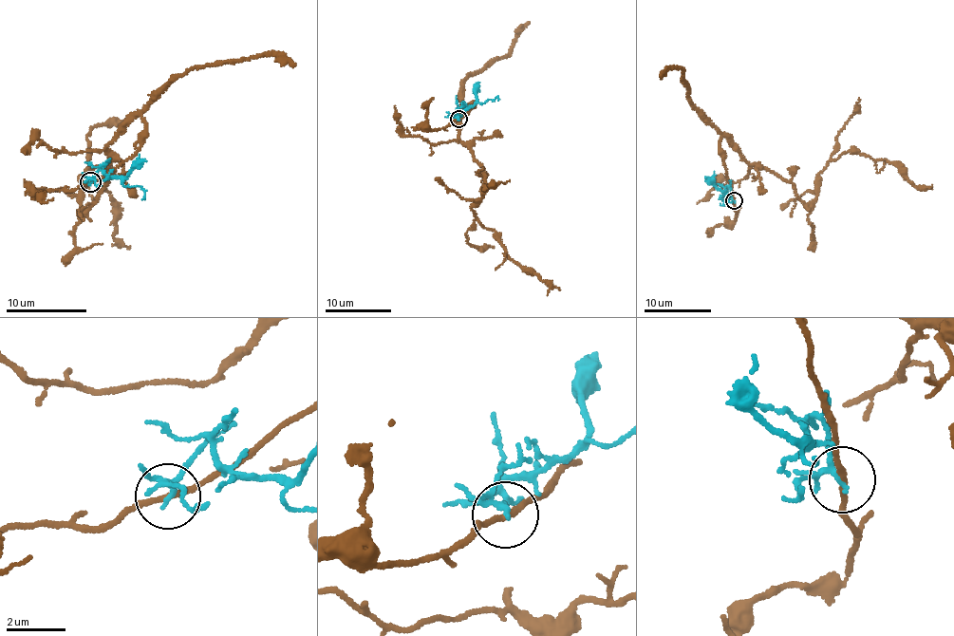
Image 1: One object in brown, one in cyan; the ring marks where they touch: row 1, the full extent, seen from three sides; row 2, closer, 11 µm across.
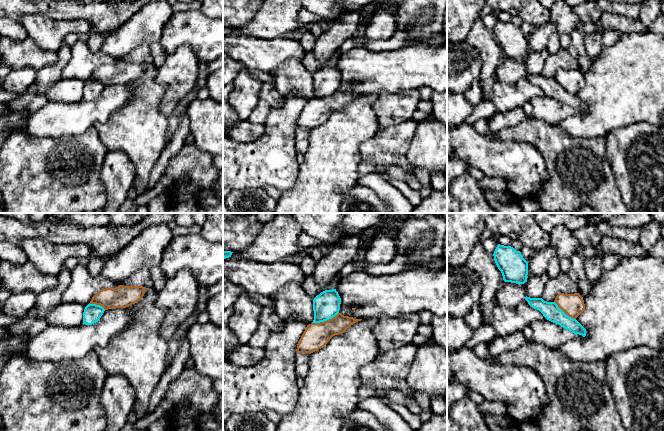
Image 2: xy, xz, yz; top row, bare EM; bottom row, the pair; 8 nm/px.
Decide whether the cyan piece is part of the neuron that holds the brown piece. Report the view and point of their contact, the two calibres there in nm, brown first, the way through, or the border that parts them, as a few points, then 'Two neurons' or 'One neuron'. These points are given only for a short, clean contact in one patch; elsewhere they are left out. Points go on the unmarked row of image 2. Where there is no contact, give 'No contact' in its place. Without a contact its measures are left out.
Touches brown at xz (325, 97). Thickness 200 nm (brown) against 220 nm. Two neurons

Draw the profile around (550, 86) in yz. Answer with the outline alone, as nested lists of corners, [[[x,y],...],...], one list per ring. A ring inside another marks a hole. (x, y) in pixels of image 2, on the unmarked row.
[[[527,72],[525,76],[531,83],[539,86],[547,96],[572,107],[575,111],[586,112],[586,105],[576,95],[566,91],[555,78],[547,78],[542,74],[530,74]]]

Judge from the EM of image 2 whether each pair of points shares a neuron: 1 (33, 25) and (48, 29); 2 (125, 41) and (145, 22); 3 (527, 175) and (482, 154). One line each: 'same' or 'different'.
1: same
2: same
3: same

